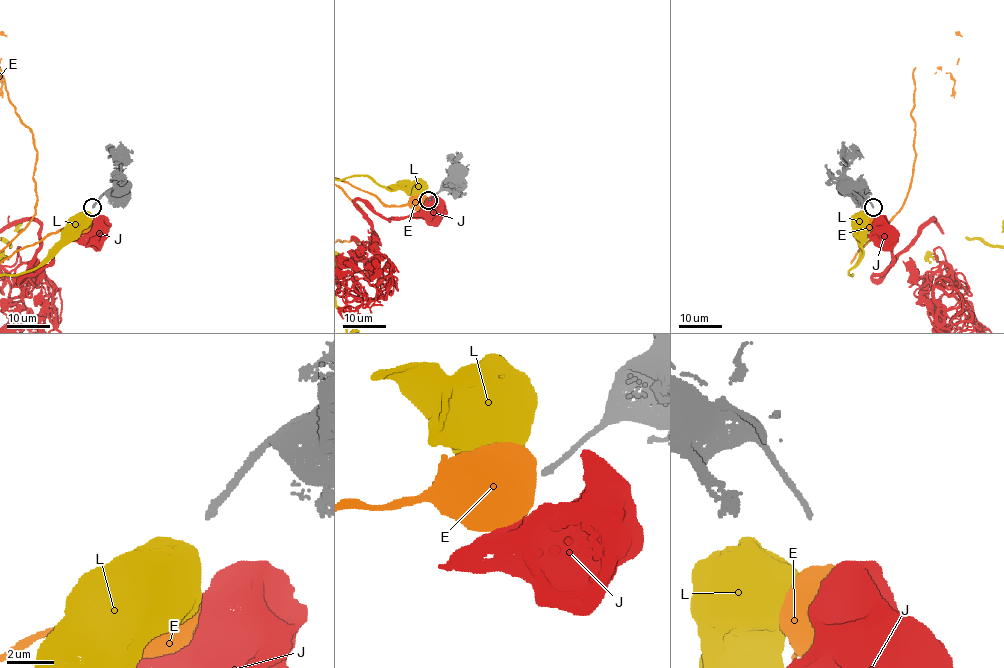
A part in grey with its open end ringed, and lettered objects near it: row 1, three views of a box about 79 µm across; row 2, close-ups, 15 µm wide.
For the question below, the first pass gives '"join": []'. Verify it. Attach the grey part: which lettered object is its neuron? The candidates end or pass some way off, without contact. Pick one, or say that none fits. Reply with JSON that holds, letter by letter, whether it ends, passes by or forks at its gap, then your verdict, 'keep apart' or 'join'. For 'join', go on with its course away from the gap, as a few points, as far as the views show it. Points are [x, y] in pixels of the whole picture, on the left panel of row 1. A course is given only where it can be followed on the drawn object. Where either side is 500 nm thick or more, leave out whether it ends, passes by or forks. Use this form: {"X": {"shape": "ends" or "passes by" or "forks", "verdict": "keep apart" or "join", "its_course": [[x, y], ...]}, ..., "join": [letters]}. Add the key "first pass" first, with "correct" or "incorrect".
{"first pass": "correct", "E": {"verdict": "keep apart"}, "J": {"verdict": "keep apart"}, "L": {"verdict": "keep apart"}, "join": []}

